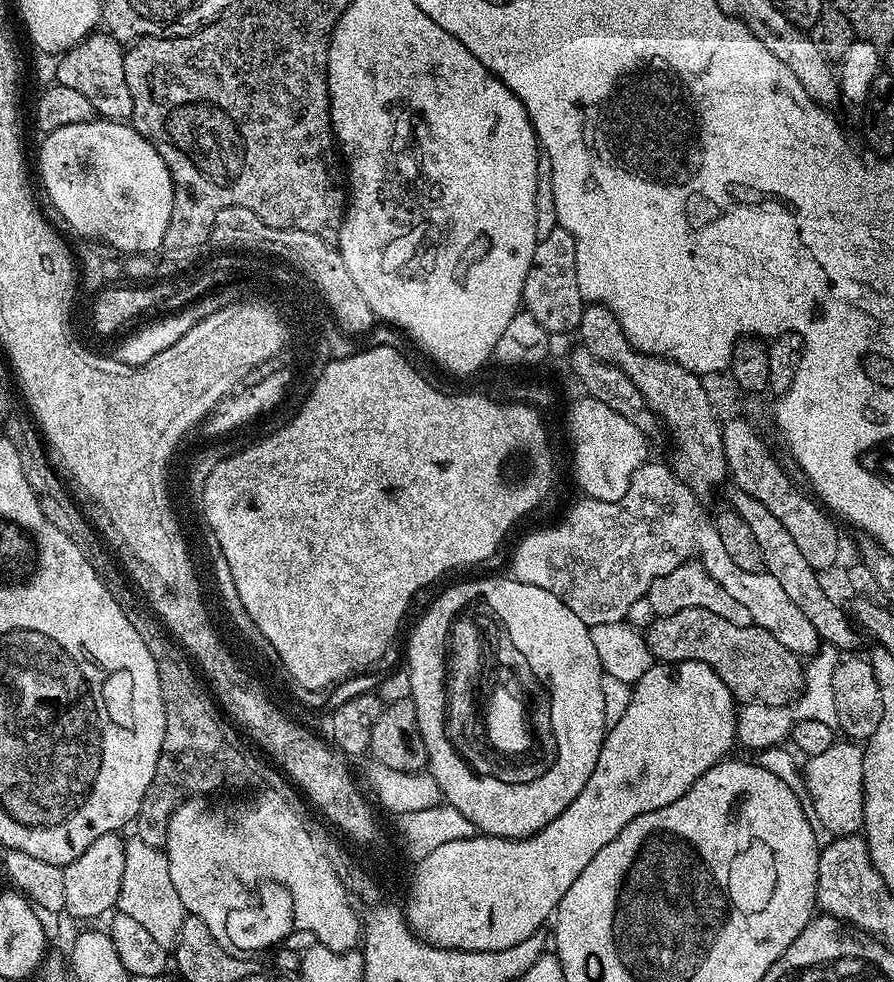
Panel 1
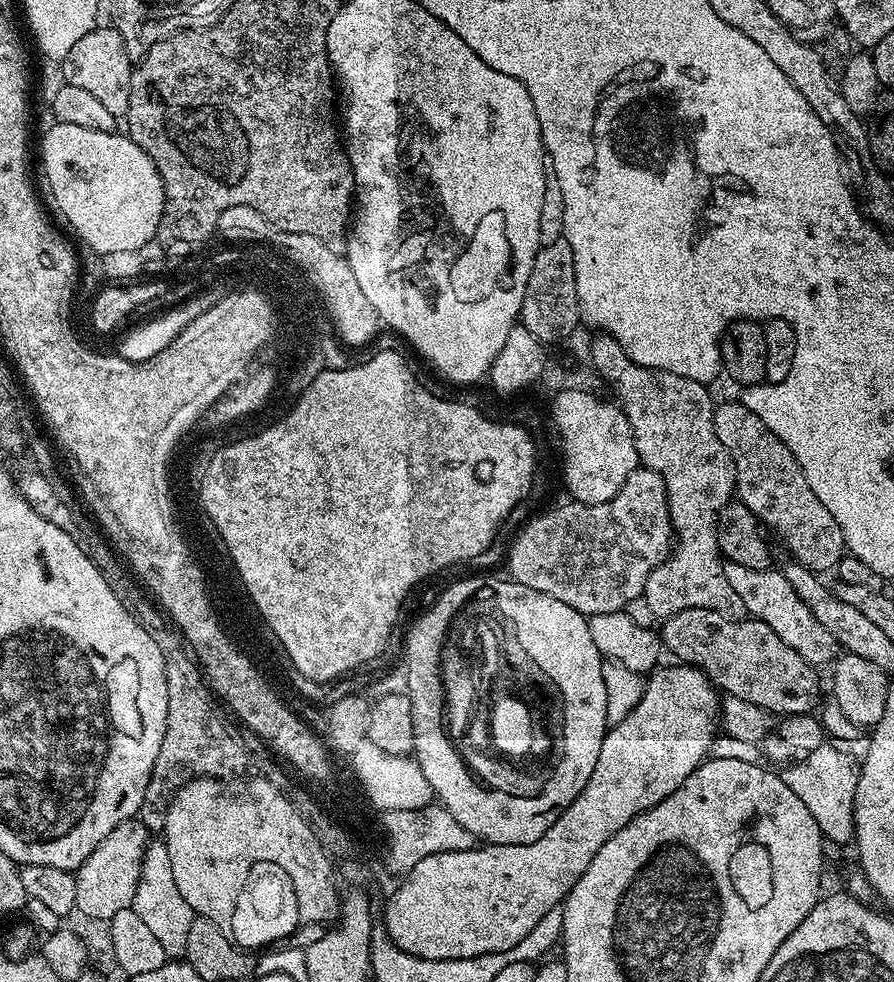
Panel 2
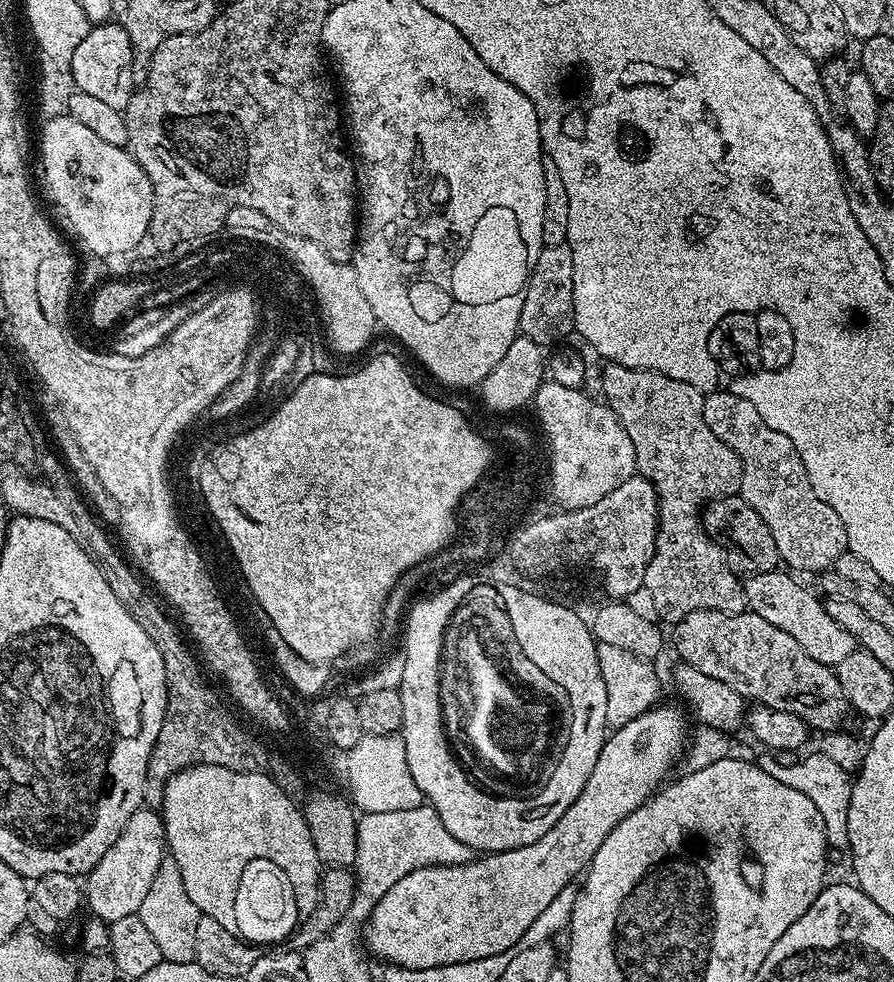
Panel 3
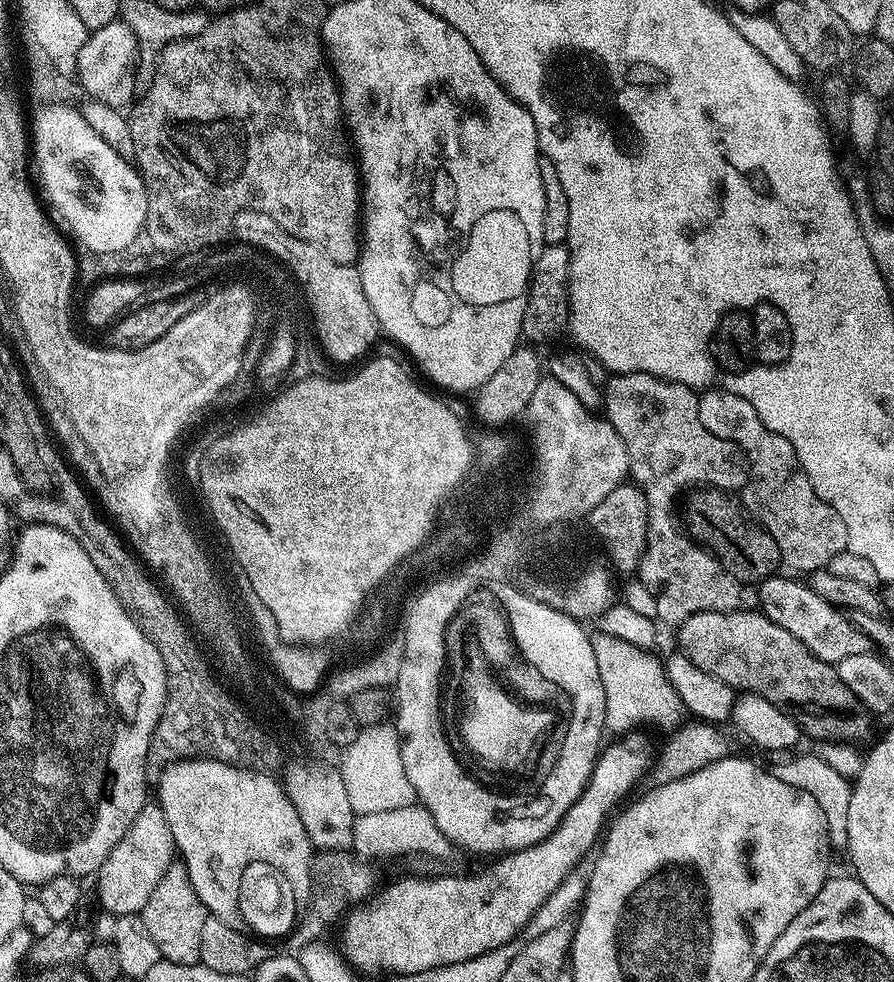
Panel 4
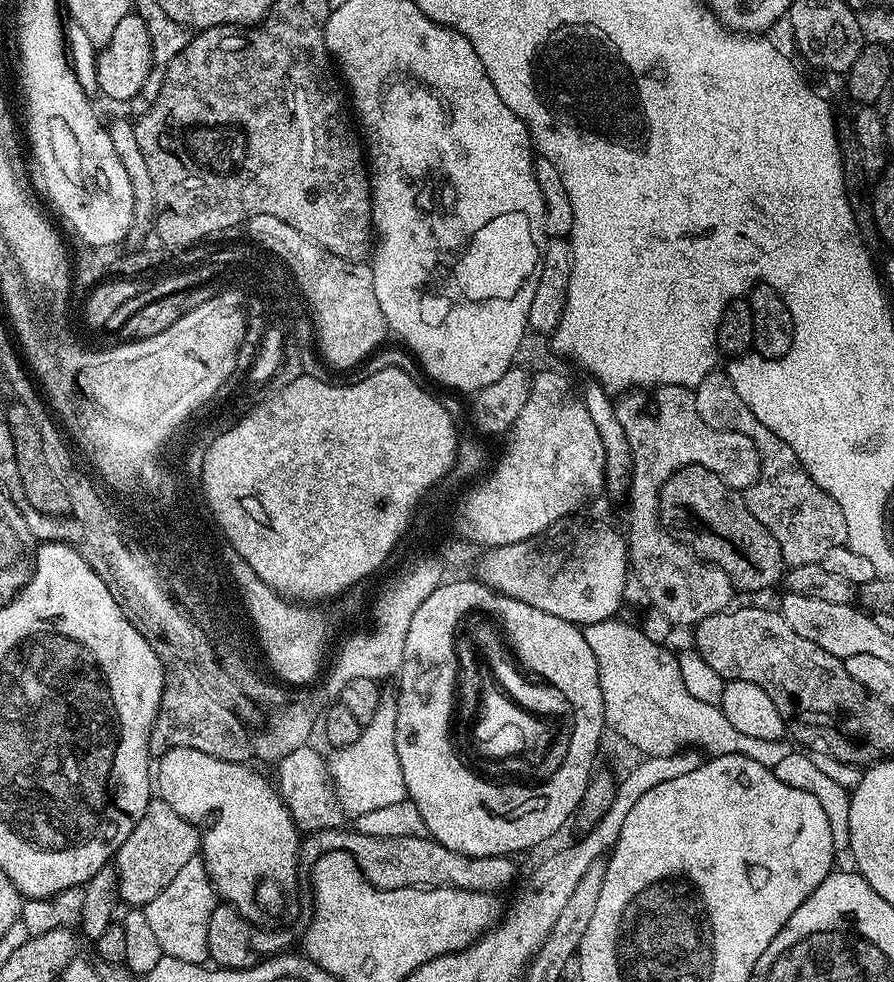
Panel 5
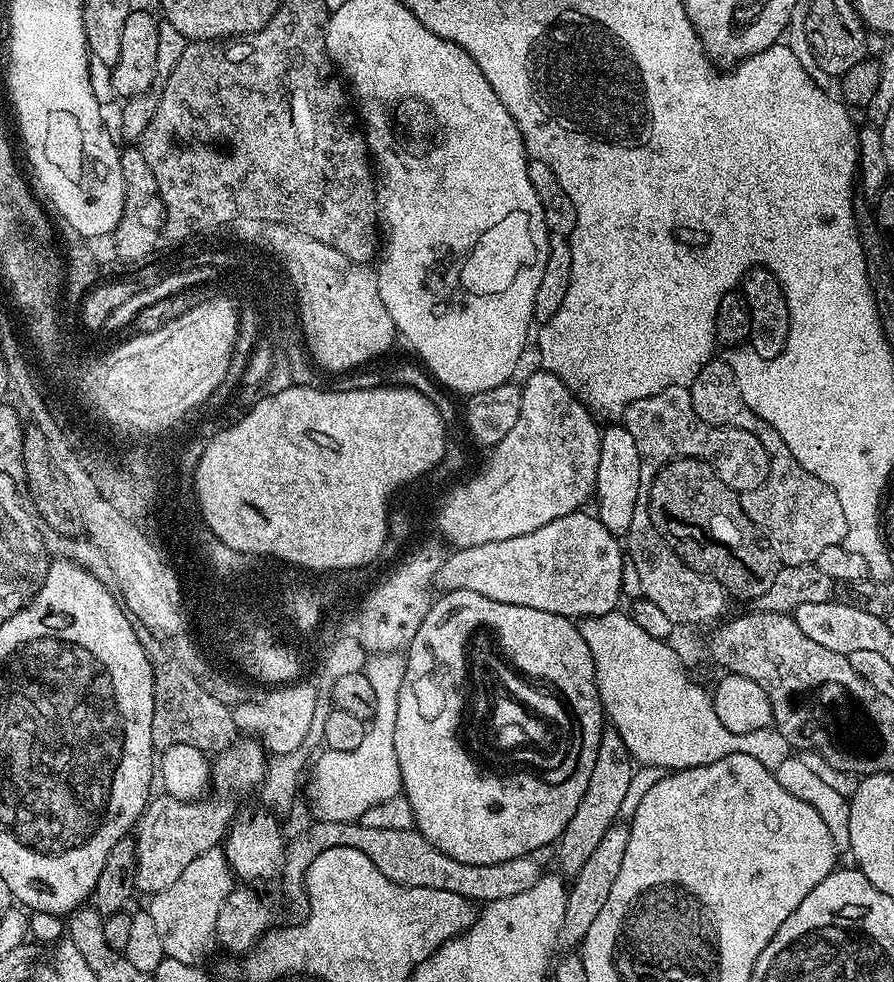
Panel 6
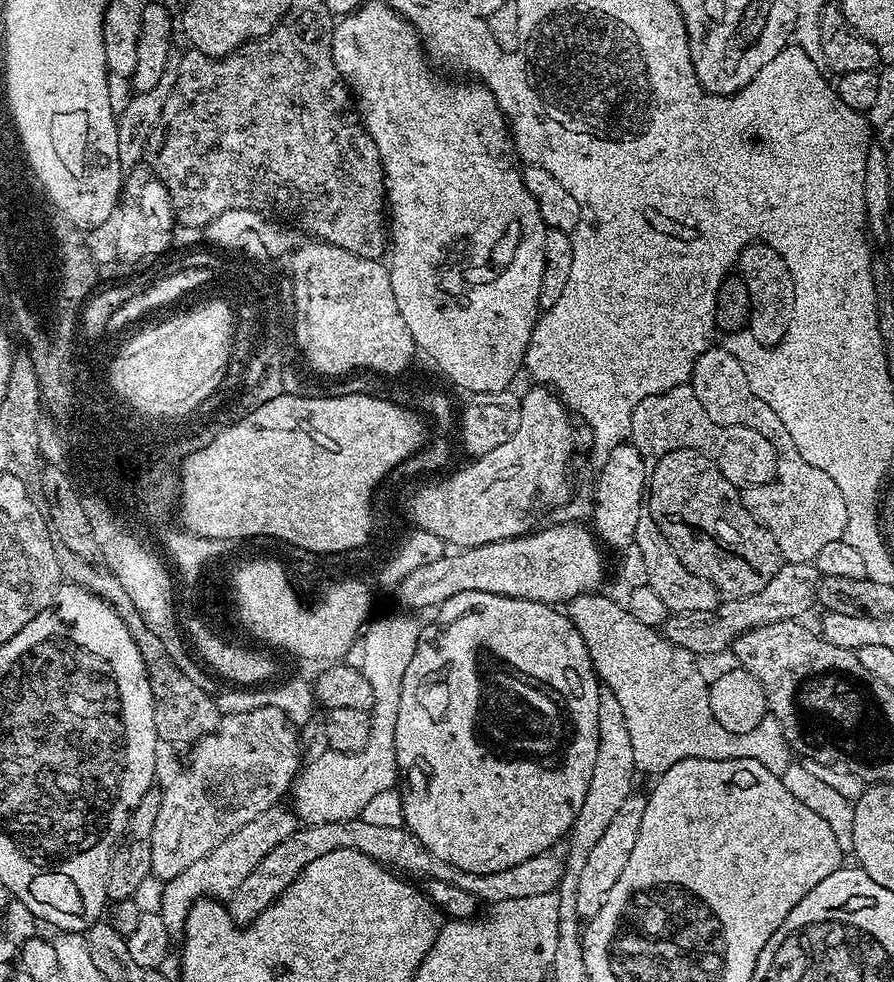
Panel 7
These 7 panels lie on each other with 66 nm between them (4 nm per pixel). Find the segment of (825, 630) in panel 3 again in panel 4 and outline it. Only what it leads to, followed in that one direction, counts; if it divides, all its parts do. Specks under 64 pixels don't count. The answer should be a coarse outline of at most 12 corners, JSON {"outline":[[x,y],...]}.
{"outline":[[791,575],[759,581],[759,611],[833,666],[870,651],[841,609]]}

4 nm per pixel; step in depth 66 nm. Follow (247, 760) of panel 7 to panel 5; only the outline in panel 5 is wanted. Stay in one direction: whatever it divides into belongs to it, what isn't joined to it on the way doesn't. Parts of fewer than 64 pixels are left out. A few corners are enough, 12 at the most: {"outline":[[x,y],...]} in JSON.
{"outline":[[159,798],[114,857],[116,891],[149,904],[202,836]]}

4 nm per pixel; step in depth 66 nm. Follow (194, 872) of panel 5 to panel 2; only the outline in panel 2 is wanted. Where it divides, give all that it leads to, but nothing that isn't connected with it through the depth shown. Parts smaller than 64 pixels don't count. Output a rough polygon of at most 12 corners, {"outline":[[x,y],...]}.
{"outline":[[163,839],[144,849],[132,909],[169,958],[194,913]]}

